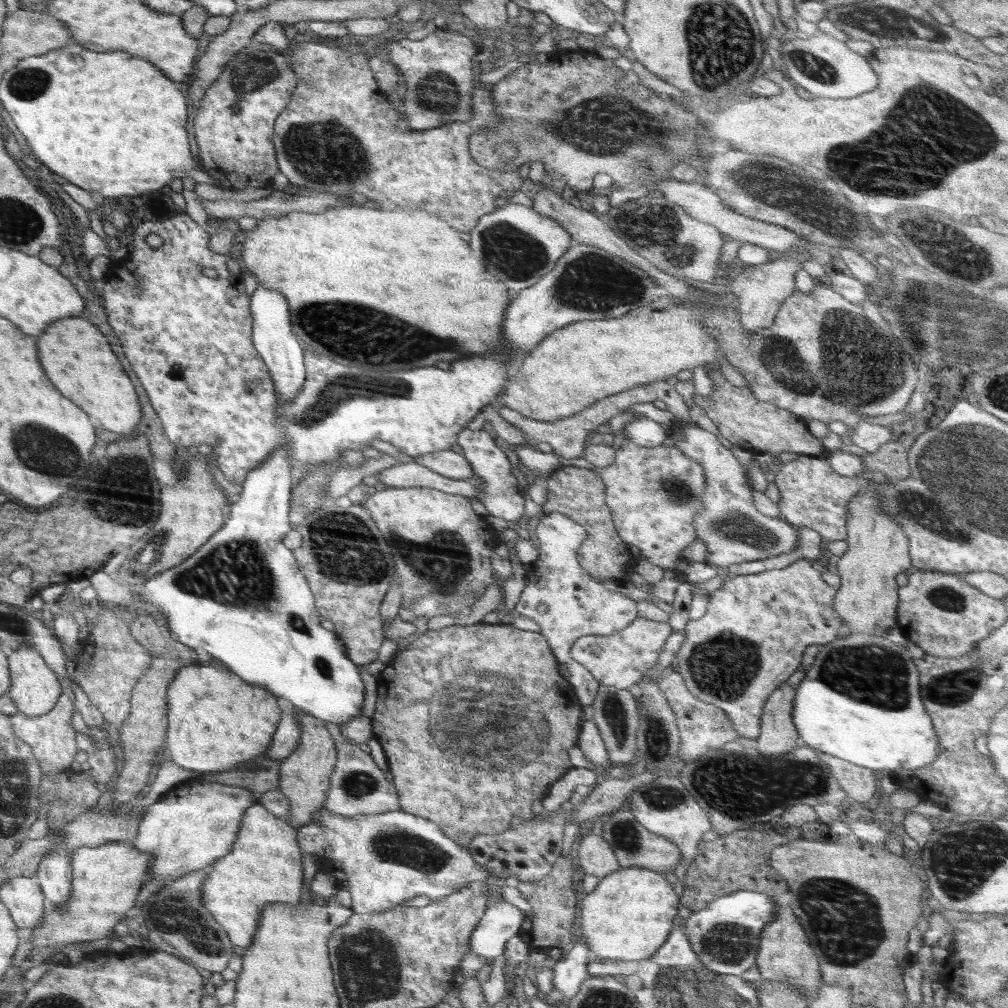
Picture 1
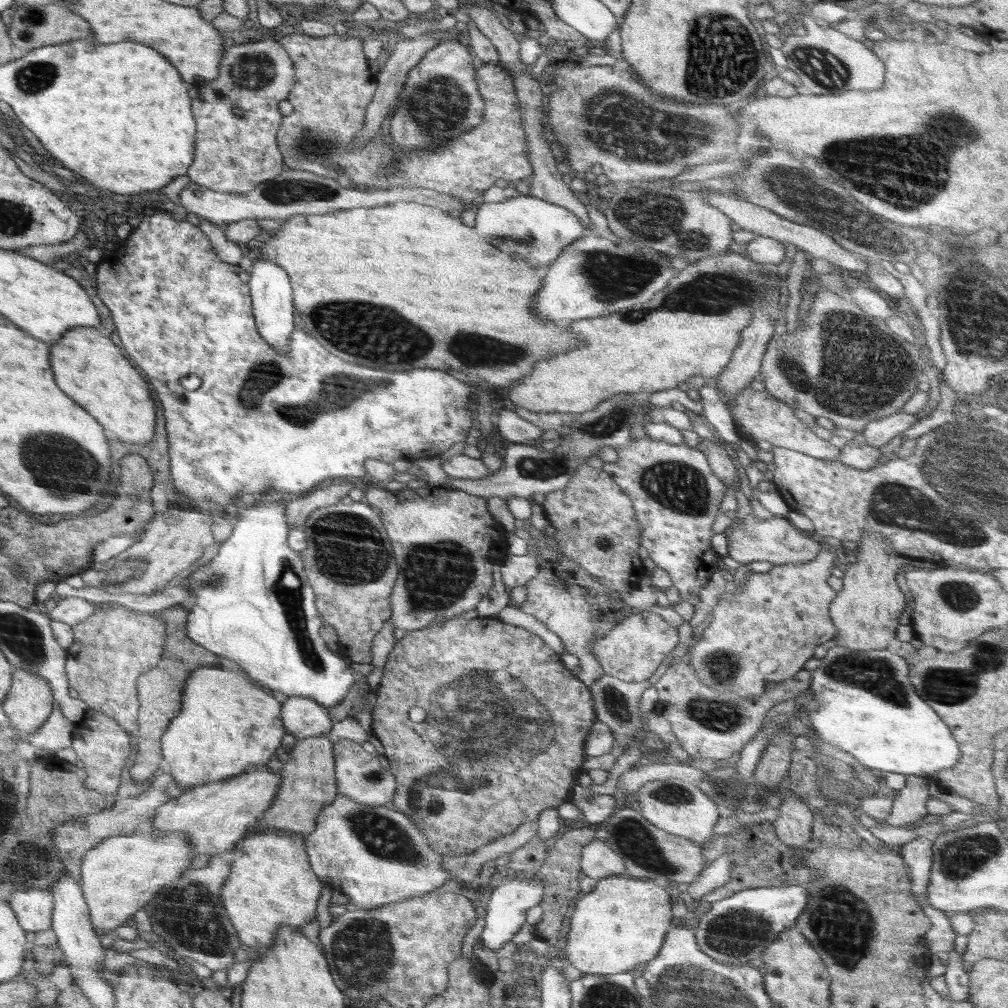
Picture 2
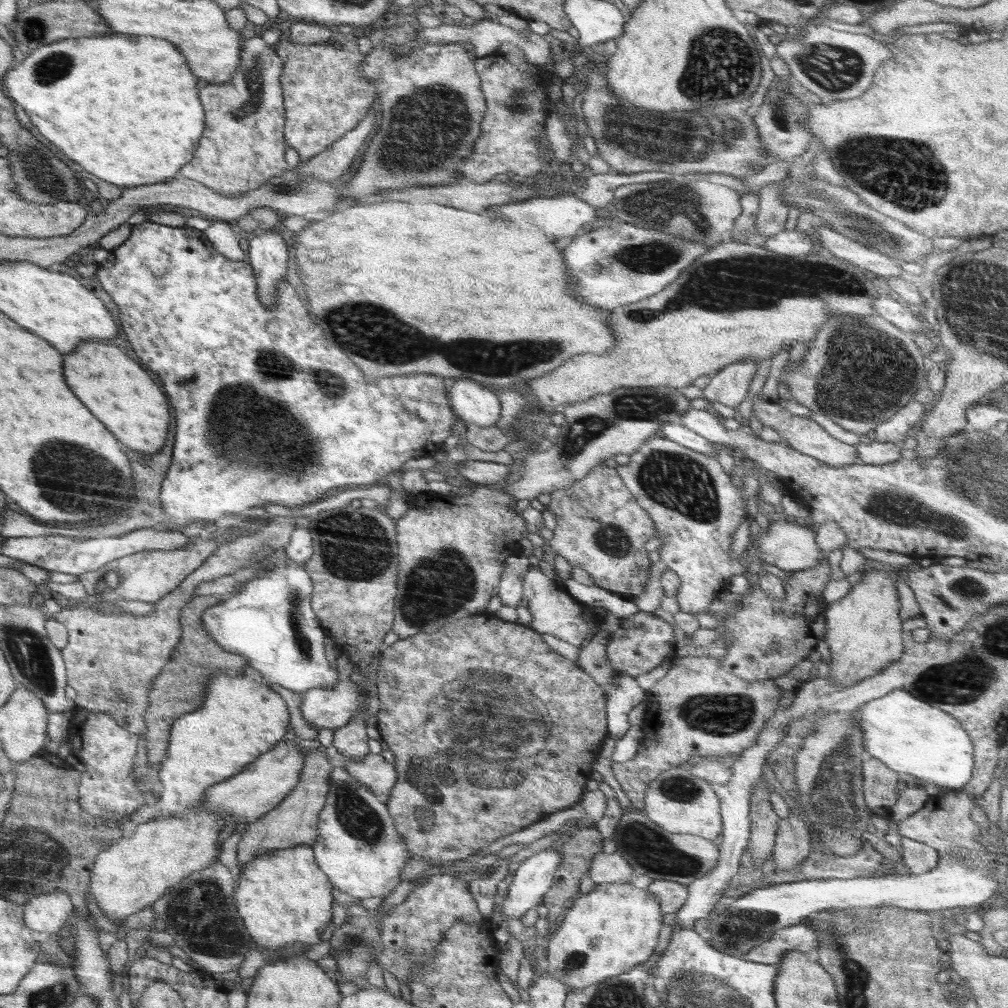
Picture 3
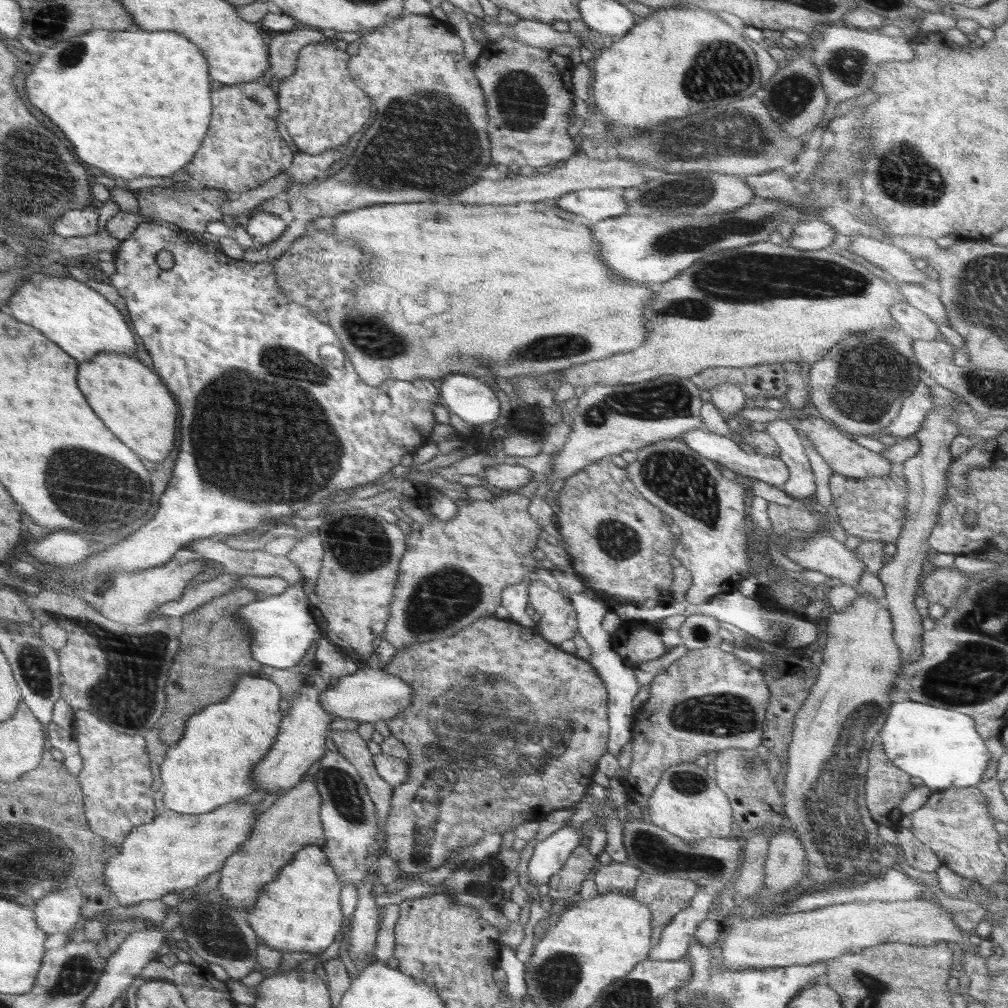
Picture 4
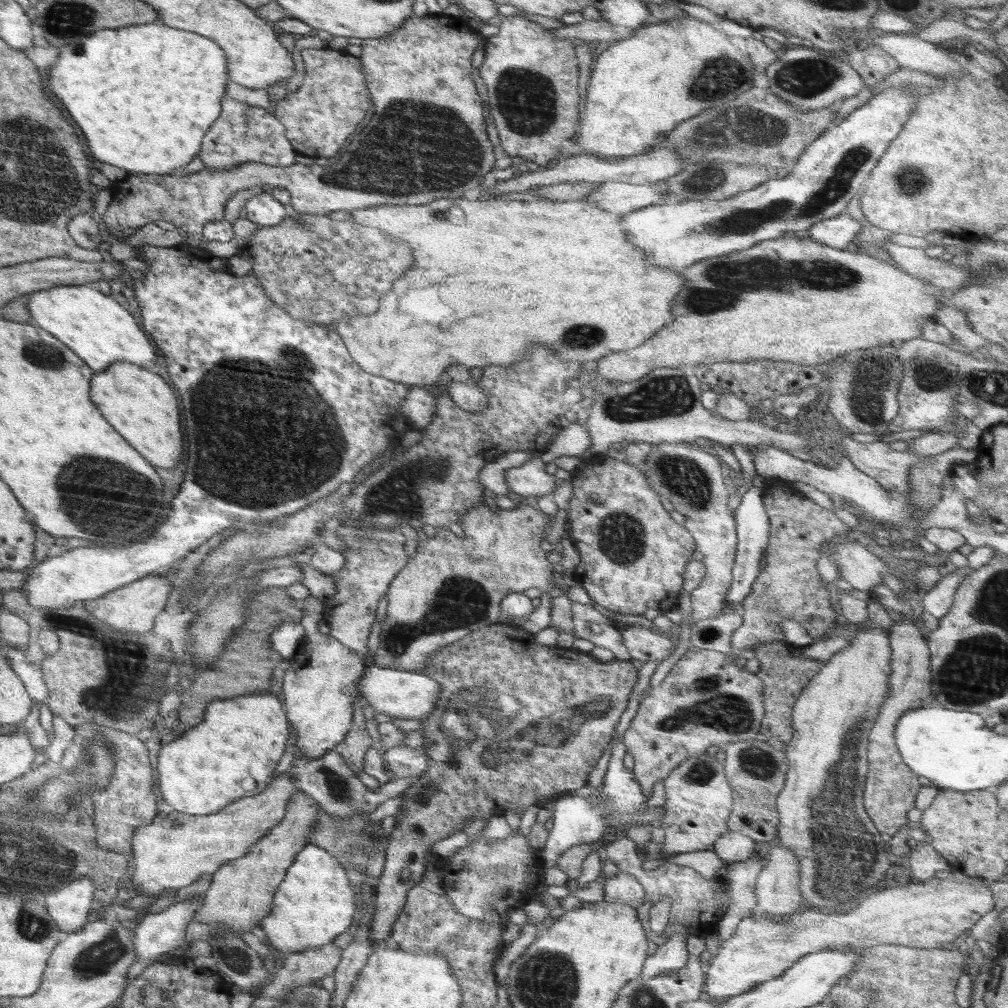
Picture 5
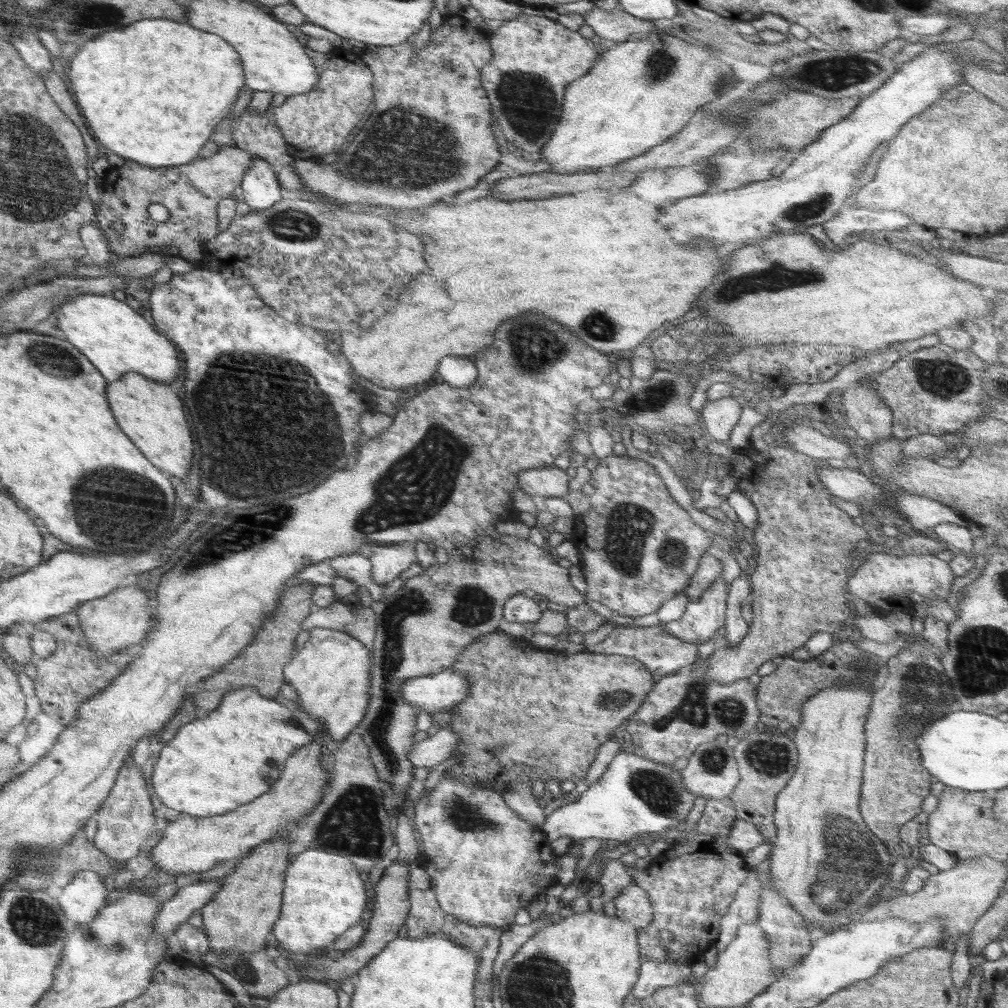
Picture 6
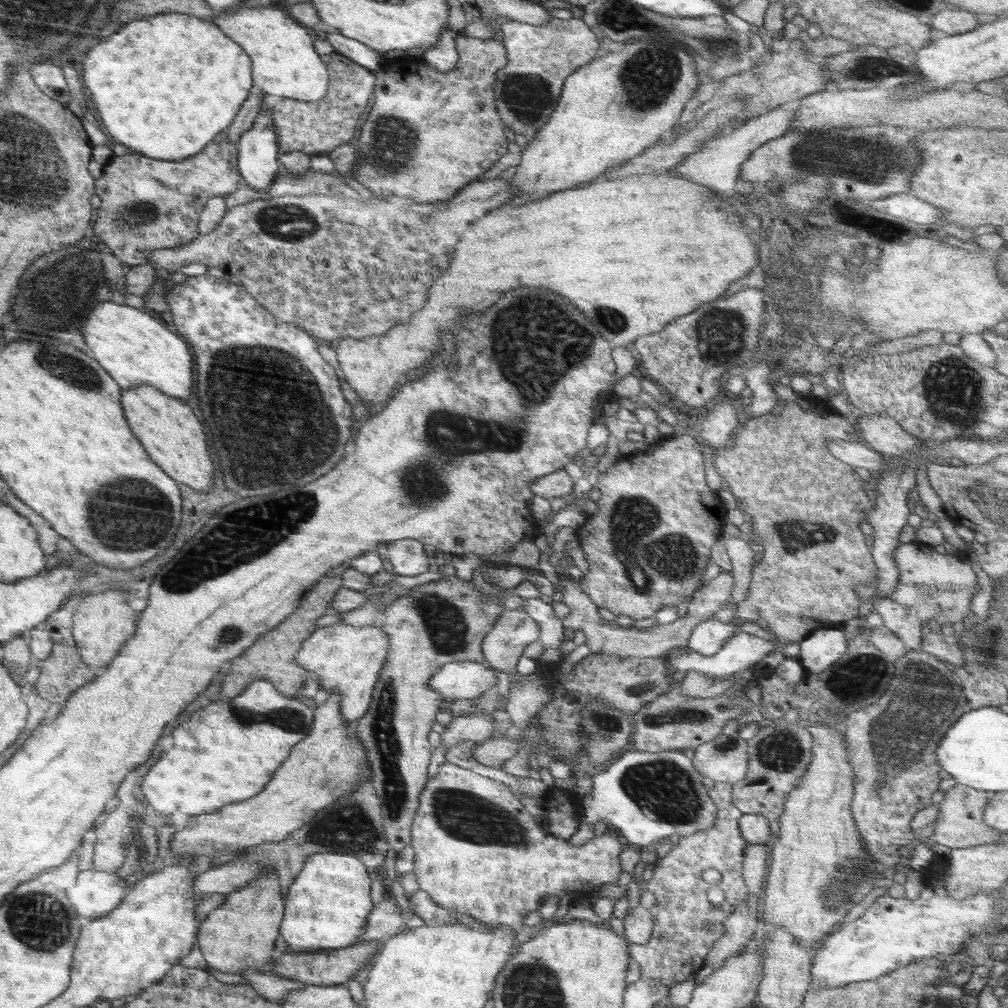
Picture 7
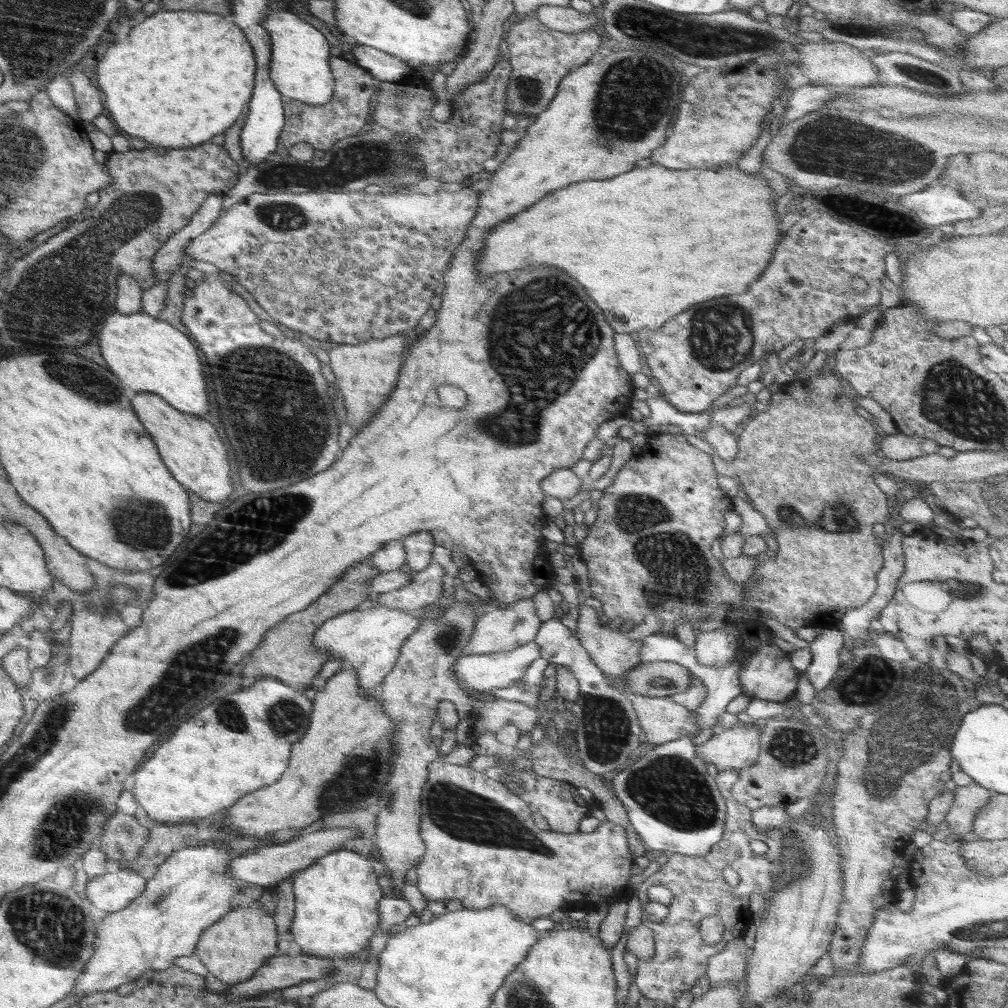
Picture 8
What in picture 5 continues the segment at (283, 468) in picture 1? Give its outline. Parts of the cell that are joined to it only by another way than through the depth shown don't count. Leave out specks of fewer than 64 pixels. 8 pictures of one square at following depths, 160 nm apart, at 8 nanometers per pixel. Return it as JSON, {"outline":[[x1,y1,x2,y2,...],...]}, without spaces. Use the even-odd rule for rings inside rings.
{"outline":[[284,621,278,623,270,637,270,649,278,653,282,660,293,658,301,651,303,639,305,638,305,628,301,622]]}

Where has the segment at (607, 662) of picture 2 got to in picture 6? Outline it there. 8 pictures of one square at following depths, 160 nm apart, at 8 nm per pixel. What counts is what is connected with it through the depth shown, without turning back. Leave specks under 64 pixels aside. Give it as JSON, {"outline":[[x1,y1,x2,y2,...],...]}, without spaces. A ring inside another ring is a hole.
{"outline":[[618,625,610,632,606,639,594,647,586,647,586,652,592,654,616,654,637,658,645,667,657,677,664,676,680,668,692,664,699,658,697,646,686,643,676,636,666,632,660,625,641,627,640,625]]}

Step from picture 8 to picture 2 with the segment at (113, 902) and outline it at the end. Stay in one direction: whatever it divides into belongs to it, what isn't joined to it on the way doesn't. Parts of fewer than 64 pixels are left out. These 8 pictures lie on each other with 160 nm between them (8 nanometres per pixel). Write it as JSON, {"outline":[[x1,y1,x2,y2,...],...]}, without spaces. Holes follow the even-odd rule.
{"outline":[[27,888,12,894,10,906,17,915,17,921,27,932,38,932,50,928,53,916,54,898,49,889]]}

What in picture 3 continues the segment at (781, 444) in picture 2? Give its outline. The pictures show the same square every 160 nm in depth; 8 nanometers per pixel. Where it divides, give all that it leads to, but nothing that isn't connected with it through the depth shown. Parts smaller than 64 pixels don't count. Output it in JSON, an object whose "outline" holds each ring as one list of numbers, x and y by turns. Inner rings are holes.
{"outline":[[755,394,752,406,754,416,758,418,758,422,762,426,774,427,774,430,779,432,779,435,785,440,785,444,788,447,802,454,817,458,819,461,825,462,827,465,833,467,860,462,859,458,857,458,857,450,854,445,848,445,830,436,818,422,812,420,810,417,792,415,790,411,784,409,778,402,765,401,760,394]]}

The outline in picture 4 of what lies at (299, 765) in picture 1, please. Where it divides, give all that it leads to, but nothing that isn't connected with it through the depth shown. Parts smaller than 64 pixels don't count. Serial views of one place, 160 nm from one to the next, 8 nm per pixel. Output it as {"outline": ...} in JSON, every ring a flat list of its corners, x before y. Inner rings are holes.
{"outline":[[308,775,301,780,294,788,281,794,273,805,260,814,257,821,253,822,248,840,239,846,238,852,234,852,226,861,224,868,220,869,220,882,217,886,219,893,227,900,228,905,237,909,244,909,248,912,257,901,266,883,272,882,279,873,279,870,290,863,295,855,303,850,305,846,316,845,322,847,325,843,323,824,321,823,322,799,317,789,314,775]]}

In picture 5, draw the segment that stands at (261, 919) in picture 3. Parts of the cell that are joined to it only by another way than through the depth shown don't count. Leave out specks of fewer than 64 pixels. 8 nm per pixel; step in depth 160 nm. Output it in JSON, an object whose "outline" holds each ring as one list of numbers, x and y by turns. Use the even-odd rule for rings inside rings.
{"outline":[[308,843,289,866,284,880,274,893,268,916,261,920,260,926,270,940,269,944,272,948,287,954,299,953,310,948,330,944,339,934,348,932,348,927,354,924,354,919,352,919,354,913,358,910,356,888,349,884,350,881,346,877,342,862,321,846]]}

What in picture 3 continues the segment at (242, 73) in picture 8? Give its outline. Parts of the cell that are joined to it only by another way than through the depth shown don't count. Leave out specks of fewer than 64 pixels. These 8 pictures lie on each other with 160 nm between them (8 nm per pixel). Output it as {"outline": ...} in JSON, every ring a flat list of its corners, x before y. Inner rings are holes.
{"outline":[[110,32,102,36,66,38,48,45,41,44,29,54,30,56,26,60,18,62,14,70,9,70,9,73,5,74,6,91,9,92,9,96,14,99,14,102,18,102,18,105,26,111,32,124,36,126,36,130,44,138,48,138,52,144,56,144,70,160,80,164,86,172,121,188,158,184,172,180,174,175,180,173,182,166,188,164,194,157,196,147,202,132,204,132,206,115,204,115,202,103,198,99,198,77,193,73,188,59,185,58,176,43,170,42,169,39,154,38,153,36]]}

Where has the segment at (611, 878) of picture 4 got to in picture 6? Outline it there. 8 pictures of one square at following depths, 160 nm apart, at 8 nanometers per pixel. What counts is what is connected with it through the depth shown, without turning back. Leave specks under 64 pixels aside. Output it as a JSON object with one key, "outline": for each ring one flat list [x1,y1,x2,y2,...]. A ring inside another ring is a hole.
{"outline":[[629,884,613,900,617,918,631,922,637,930,646,928,651,921,653,908,646,891,638,885]]}

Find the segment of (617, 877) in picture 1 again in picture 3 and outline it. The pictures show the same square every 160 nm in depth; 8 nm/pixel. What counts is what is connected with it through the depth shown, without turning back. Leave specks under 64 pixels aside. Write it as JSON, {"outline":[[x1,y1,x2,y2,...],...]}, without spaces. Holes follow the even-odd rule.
{"outline":[[609,882,597,884,594,887,594,890,591,890,586,894,579,895,571,901,571,903,568,905,568,913,566,913,566,916,562,921,562,925,558,930,554,930,554,936,548,939,548,943,546,944,546,949,543,954,543,958,546,958,548,960,548,977,564,982,564,984,566,984,568,994,570,991,579,991,582,990,582,988,586,988,586,986,592,986,598,984,599,982,605,981,606,979,628,972,637,964,647,961,648,958,652,956,652,953,654,952,654,949,656,948,656,944,658,942,660,928,664,924,662,921,663,912,660,908,659,900,655,897,655,894,650,894,648,890,634,887,634,885,630,883]]}

